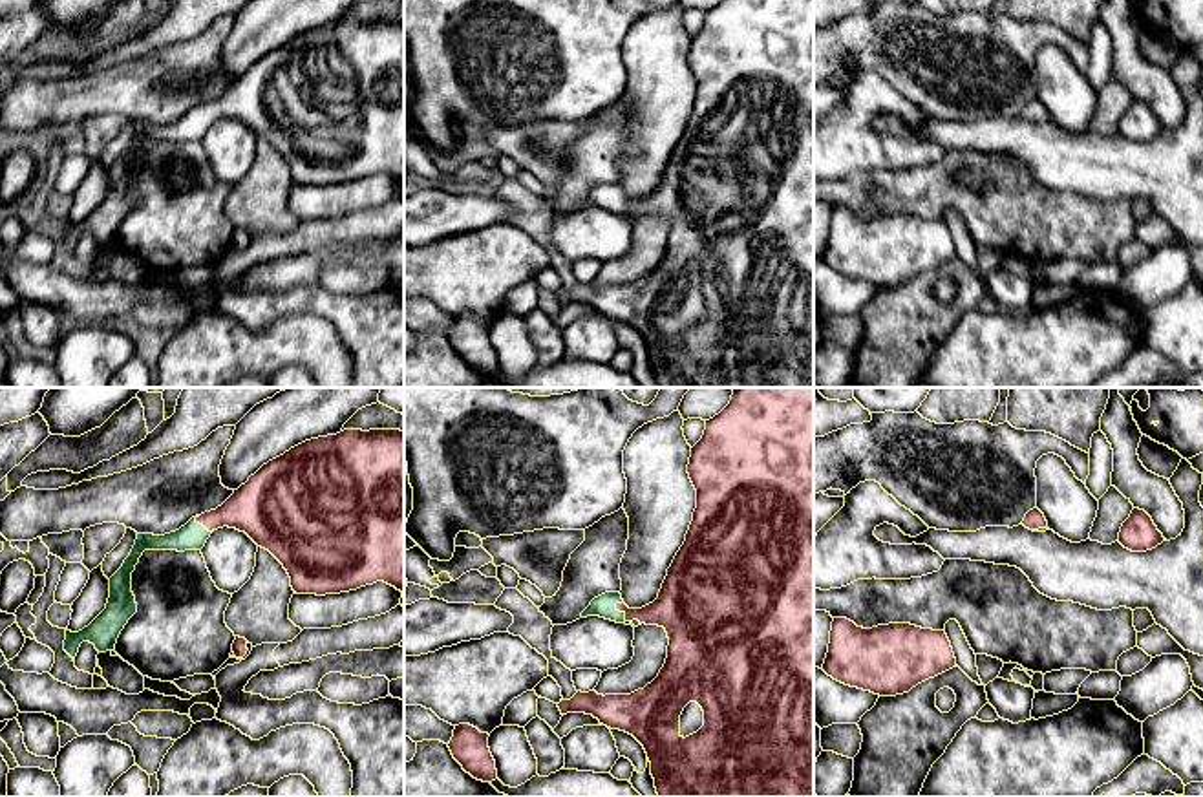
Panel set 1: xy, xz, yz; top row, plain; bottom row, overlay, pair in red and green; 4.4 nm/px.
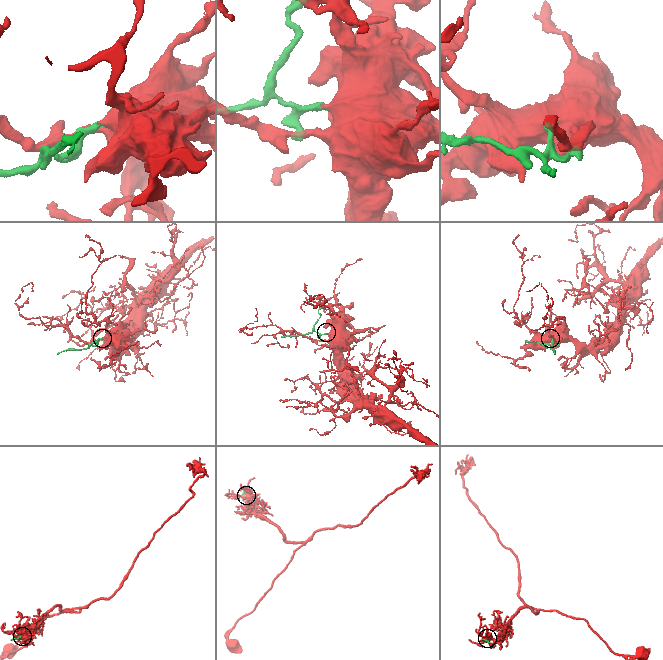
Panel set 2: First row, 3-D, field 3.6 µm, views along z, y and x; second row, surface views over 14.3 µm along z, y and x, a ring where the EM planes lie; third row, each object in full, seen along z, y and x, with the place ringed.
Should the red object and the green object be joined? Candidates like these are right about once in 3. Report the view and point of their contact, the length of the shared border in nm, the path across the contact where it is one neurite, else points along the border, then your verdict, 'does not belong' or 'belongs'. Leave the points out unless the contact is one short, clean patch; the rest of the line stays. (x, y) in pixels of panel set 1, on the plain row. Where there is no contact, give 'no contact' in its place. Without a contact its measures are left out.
xz (620, 201) | 100 nm | across xz (677, 200), (653, 205), (620, 201), (604, 196) | belongs

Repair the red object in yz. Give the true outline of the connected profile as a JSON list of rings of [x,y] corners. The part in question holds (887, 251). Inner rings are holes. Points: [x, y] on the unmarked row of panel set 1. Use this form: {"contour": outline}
{"contour": [[[834,208],[823,261],[834,271],[879,287],[909,283],[956,258],[945,221],[910,214],[857,218]]]}

